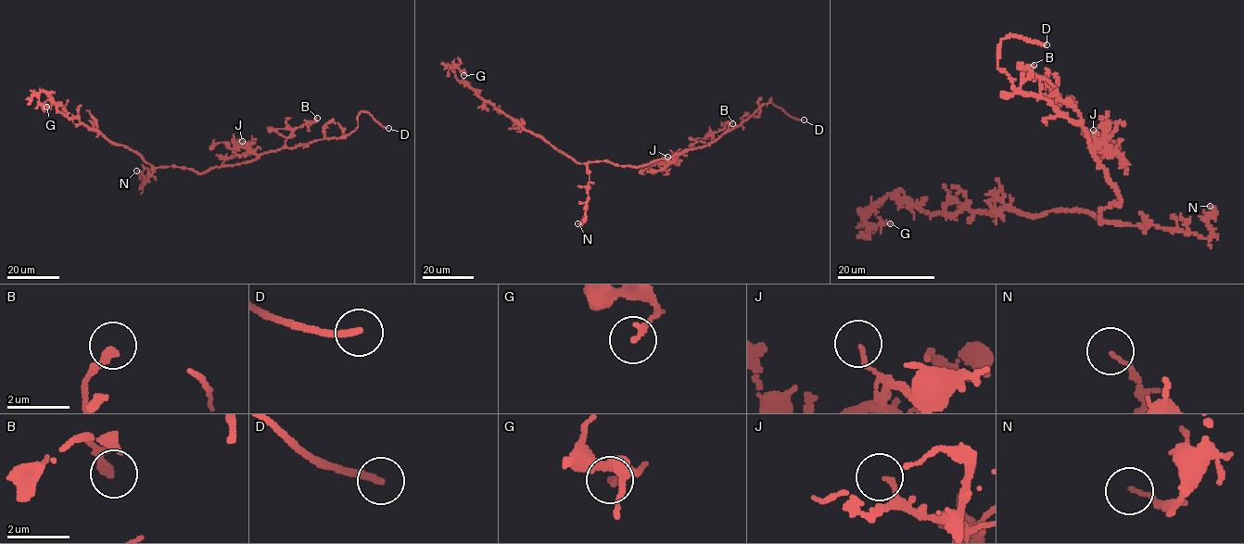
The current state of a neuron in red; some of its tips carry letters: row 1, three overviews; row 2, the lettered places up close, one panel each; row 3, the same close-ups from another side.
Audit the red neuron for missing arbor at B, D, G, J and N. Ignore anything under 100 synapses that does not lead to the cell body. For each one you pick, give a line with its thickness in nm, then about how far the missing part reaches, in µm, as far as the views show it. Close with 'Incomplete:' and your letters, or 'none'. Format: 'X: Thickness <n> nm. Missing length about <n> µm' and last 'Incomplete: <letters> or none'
D: Thickness 240 nm. Missing length about 3 µm
Incomplete: D

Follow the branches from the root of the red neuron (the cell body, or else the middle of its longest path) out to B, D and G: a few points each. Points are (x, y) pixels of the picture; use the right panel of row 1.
B: (1113, 204), (1121, 202), (1115, 186), (1101, 167), (1080, 115), (1046, 81), (1032, 78), (1034, 65)
D: (1113, 204), (1121, 202), (1115, 186), (1084, 125), (1051, 101), (1015, 89), (998, 67), (1005, 37), (1047, 44)
G: (1113, 204), (1099, 222), (1076, 210), (1033, 217), (967, 208), (934, 215), (892, 196), (864, 216), (890, 223)

